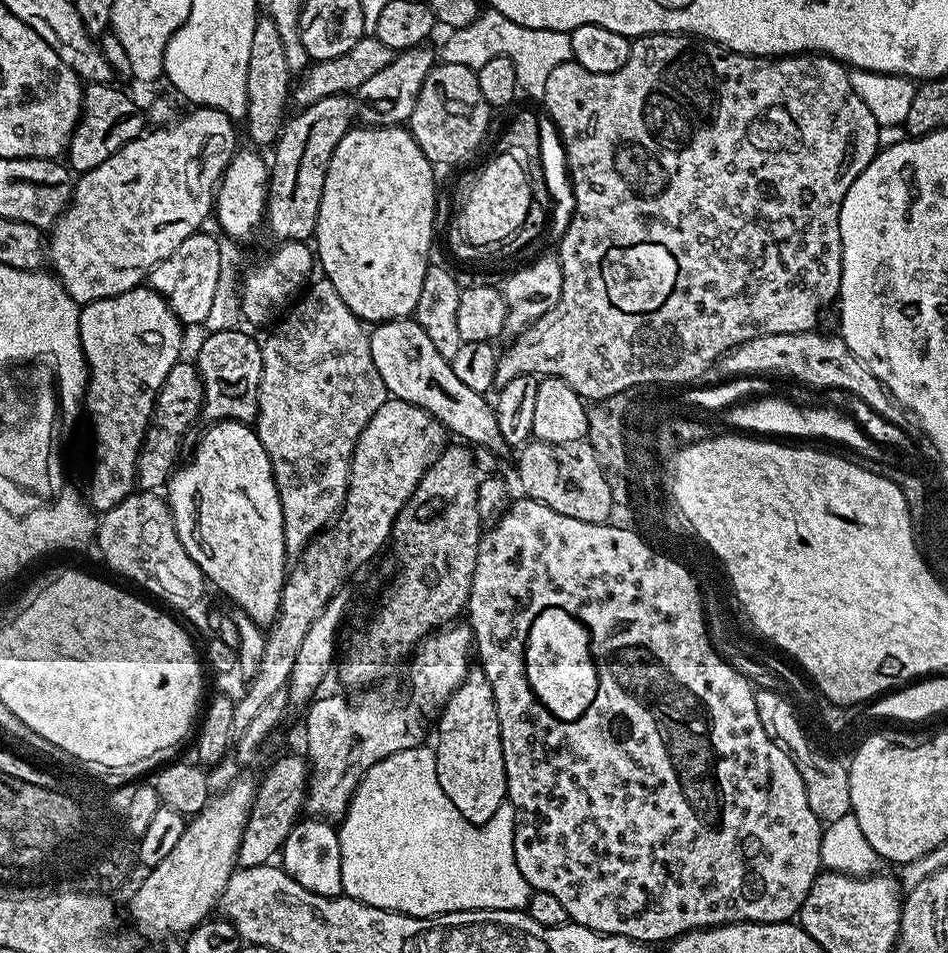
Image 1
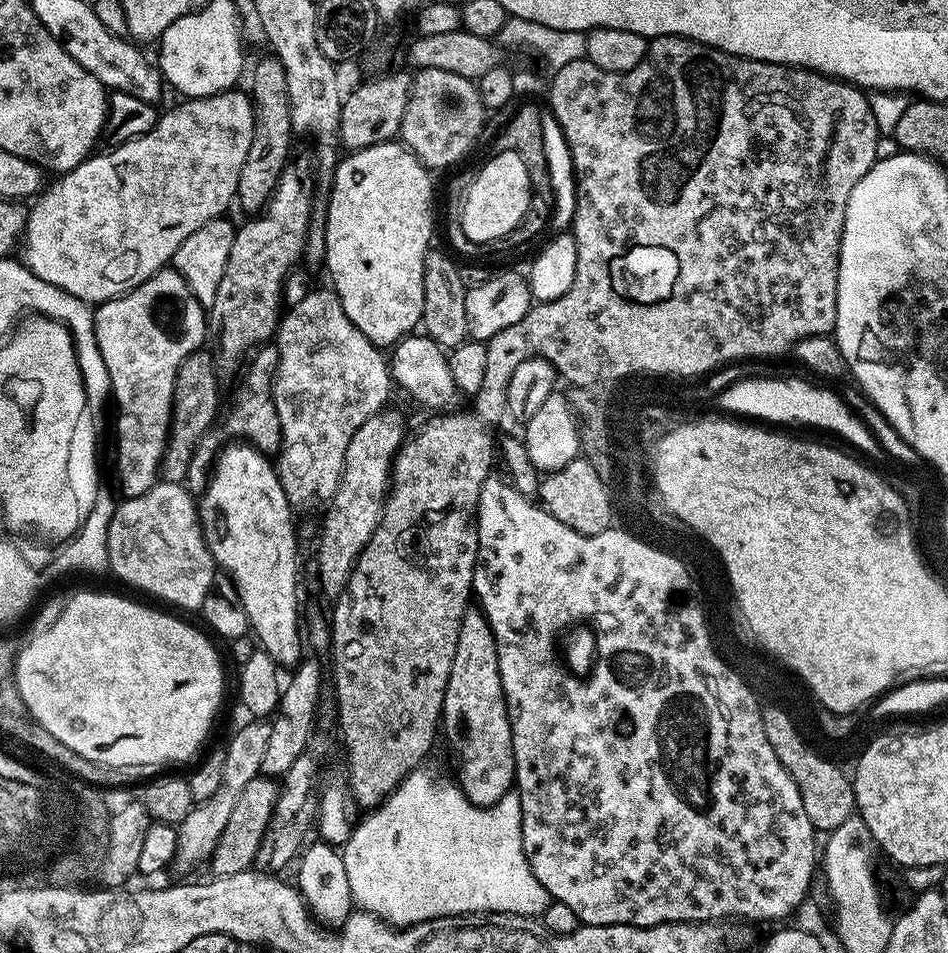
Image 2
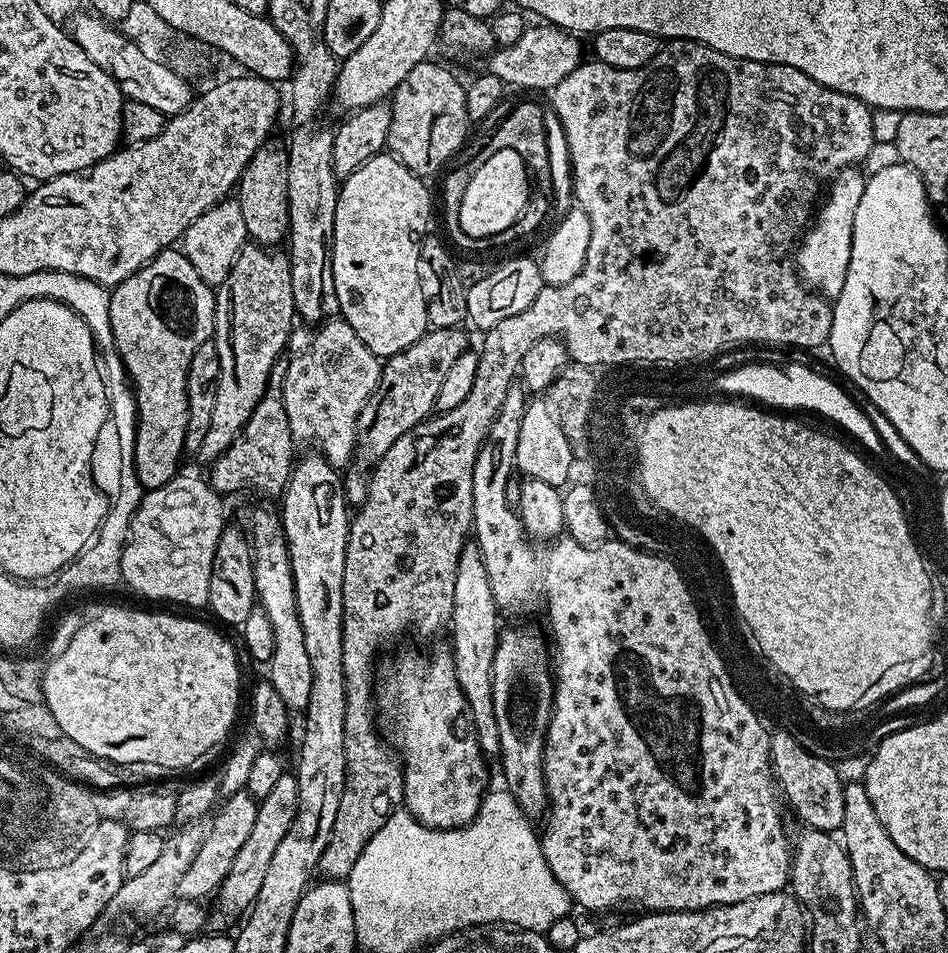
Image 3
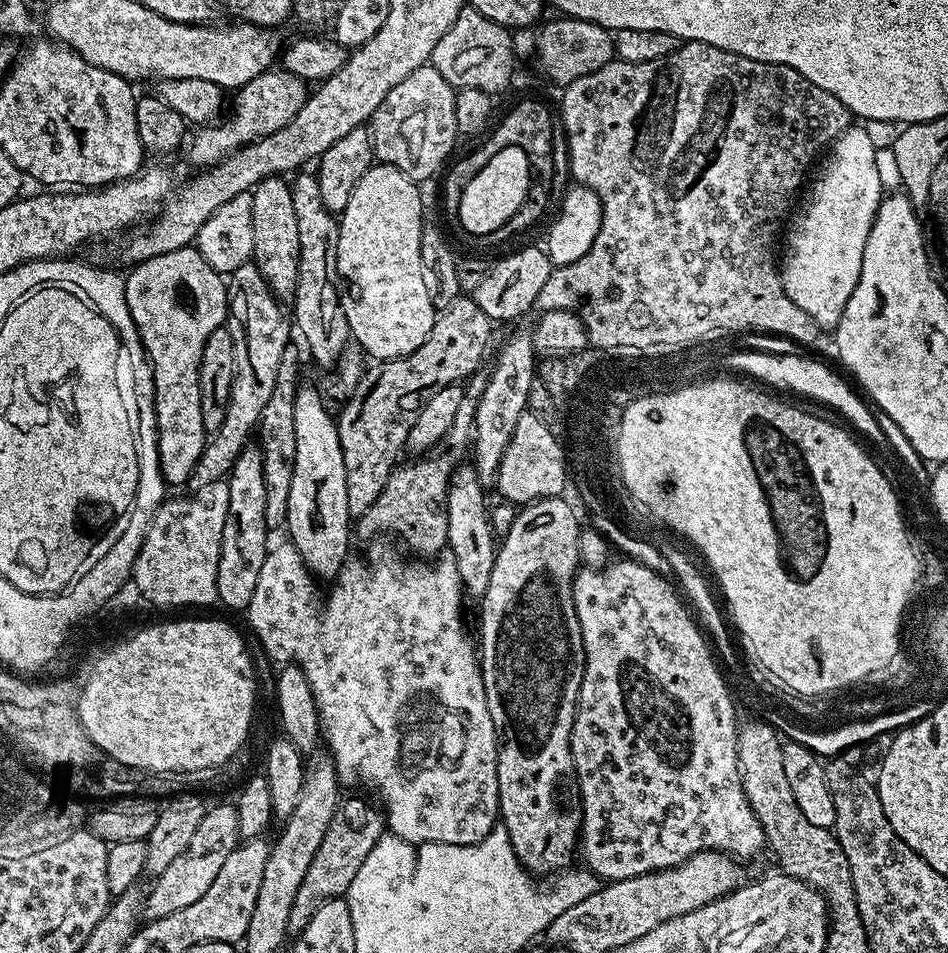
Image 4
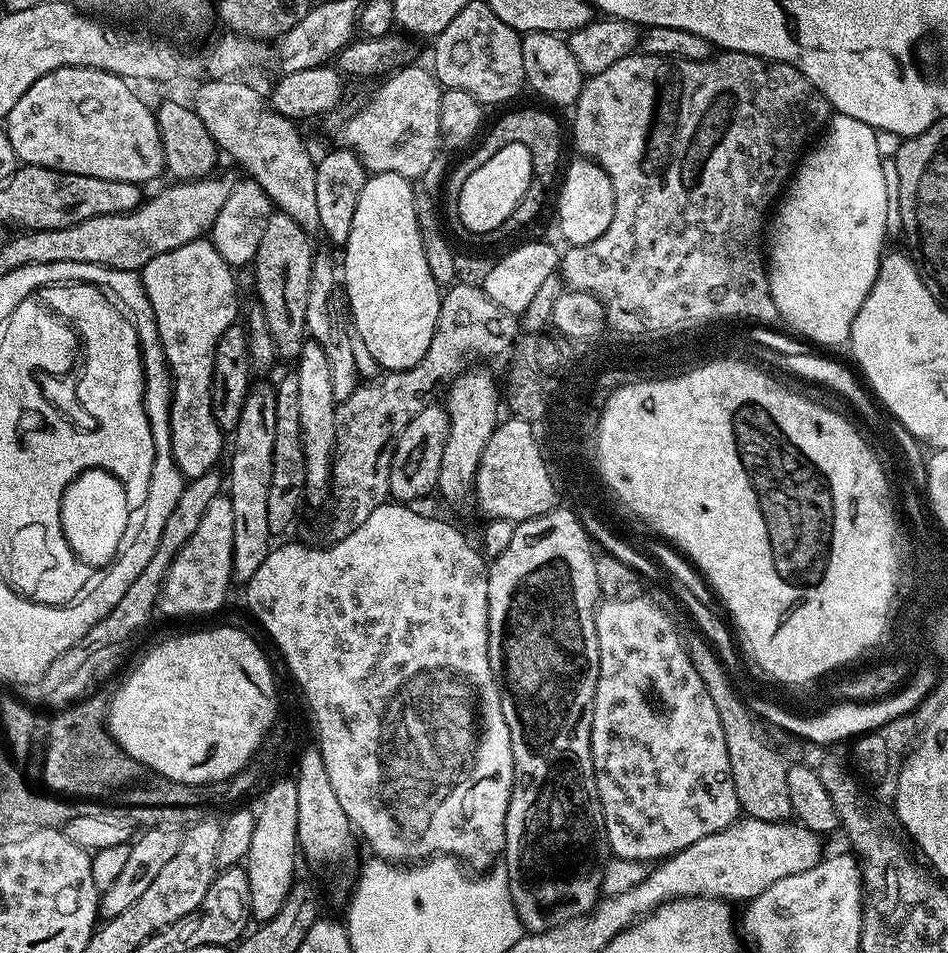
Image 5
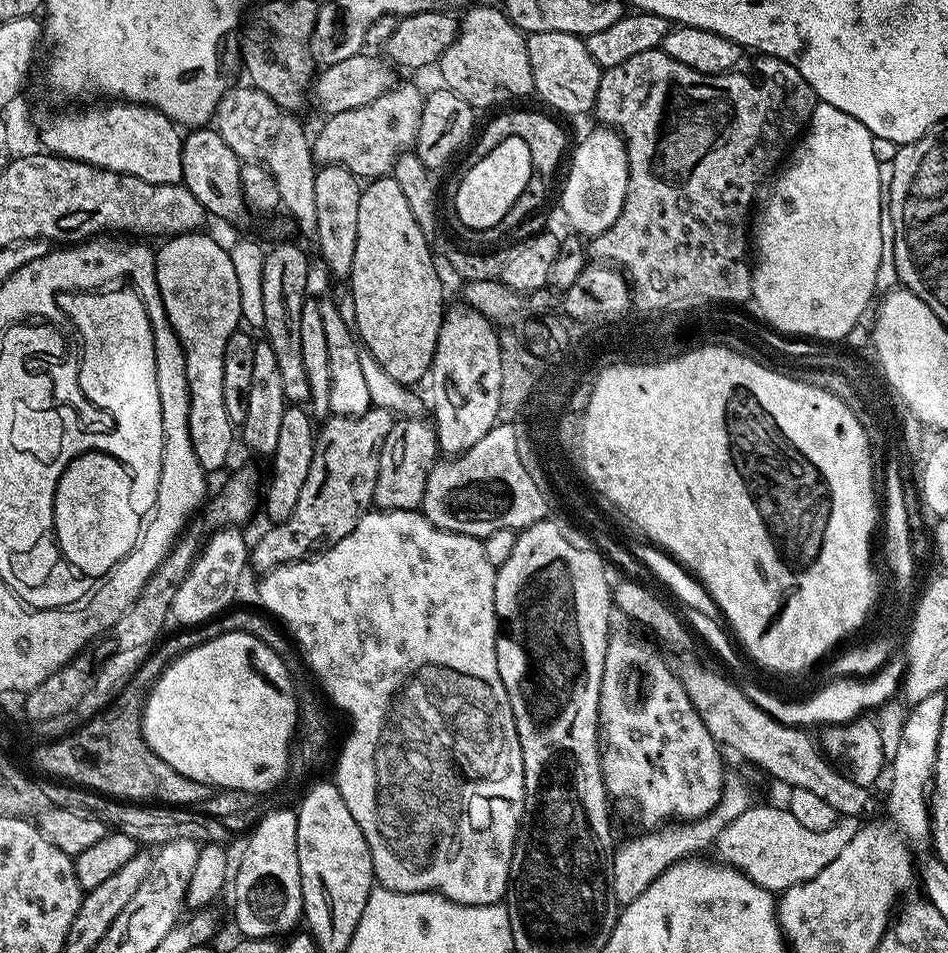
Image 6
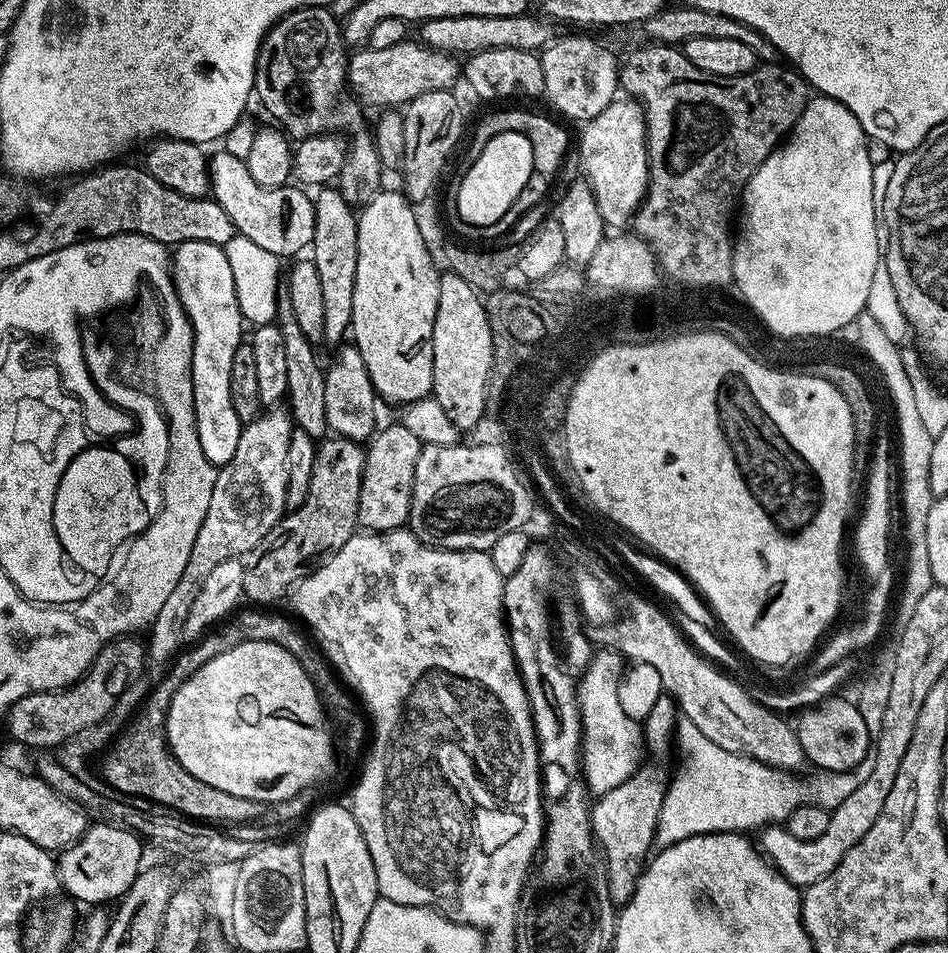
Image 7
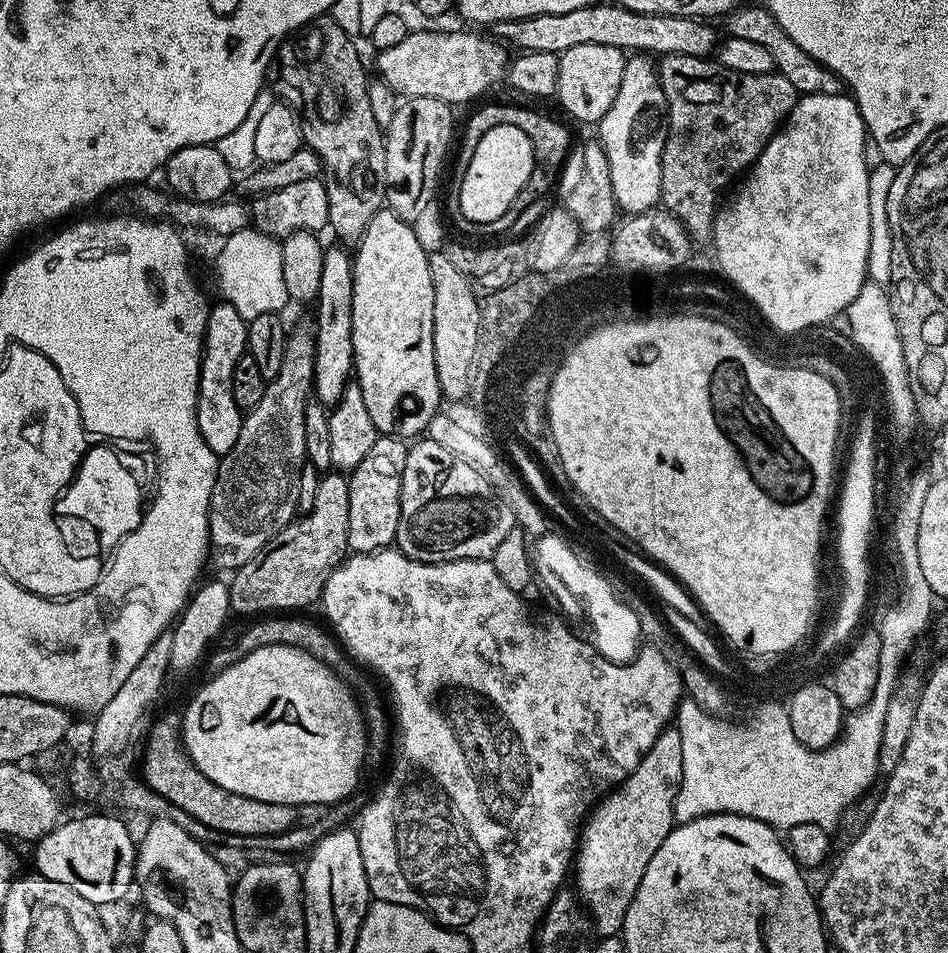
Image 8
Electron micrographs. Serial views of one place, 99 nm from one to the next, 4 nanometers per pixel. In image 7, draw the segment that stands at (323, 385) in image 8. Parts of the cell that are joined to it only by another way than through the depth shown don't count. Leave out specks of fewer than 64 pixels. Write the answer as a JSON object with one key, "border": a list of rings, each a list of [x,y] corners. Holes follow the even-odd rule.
{"border":[[[324,186],[317,192],[320,193],[315,193],[314,196],[314,238],[310,245],[310,259],[318,270],[322,299],[326,305],[324,338],[329,345],[332,343],[332,346],[336,346],[349,335],[352,326],[354,282],[358,274],[358,226],[356,225],[358,216],[353,205],[348,204],[346,198],[342,198],[339,187]]]}

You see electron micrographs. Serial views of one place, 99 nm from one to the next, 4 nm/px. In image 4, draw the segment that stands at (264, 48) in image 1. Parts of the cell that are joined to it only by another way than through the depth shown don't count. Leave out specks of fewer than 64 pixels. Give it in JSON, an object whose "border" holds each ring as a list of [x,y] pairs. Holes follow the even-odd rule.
{"border":[[[283,175],[267,176],[251,191],[254,202],[254,250],[252,260],[257,270],[266,278],[270,290],[281,305],[291,305],[296,296],[298,282],[298,218],[294,214],[292,185]]]}

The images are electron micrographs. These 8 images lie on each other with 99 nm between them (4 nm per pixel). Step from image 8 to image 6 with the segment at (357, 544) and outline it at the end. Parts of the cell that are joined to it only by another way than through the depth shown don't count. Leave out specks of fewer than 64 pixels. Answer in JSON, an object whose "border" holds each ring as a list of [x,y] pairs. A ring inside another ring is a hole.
{"border":[[[400,418],[393,423],[378,458],[378,482],[374,486],[373,505],[377,509],[417,511],[426,494],[426,478],[438,460],[436,429],[424,418]]]}

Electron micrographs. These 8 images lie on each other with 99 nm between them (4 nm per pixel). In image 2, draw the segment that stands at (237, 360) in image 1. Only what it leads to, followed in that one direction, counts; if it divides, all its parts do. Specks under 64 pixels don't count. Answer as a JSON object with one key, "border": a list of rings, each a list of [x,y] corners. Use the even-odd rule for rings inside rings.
{"border":[[[268,342],[255,349],[254,355],[247,361],[242,375],[239,377],[240,385],[237,386],[236,393],[232,396],[232,409],[229,410],[224,425],[222,425],[222,420],[219,427],[209,428],[206,434],[202,434],[202,438],[198,438],[198,446],[194,446],[194,455],[190,457],[190,466],[186,469],[186,478],[184,479],[184,484],[189,492],[202,494],[208,489],[212,470],[216,467],[216,458],[222,447],[220,432],[224,436],[229,436],[227,438],[229,441],[250,444],[262,453],[279,453],[282,426],[278,422],[278,410],[274,410],[274,398],[272,397],[272,383],[277,366],[278,350],[275,343]]]}

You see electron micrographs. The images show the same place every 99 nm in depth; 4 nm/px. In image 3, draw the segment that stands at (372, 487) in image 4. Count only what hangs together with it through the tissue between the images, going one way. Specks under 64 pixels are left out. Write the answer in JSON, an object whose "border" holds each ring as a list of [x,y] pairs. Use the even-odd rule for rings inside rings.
{"border":[[[463,327],[432,328],[425,332],[414,346],[387,357],[380,369],[380,381],[374,394],[366,402],[356,423],[356,452],[364,460],[375,462],[414,426],[433,415],[438,390],[454,362],[469,347],[468,336]]]}

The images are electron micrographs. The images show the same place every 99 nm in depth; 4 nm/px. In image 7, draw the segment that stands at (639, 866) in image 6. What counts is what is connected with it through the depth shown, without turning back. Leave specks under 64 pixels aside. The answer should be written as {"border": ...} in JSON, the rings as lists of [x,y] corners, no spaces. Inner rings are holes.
{"border":[[[680,718],[676,721],[676,744],[684,751],[684,772],[676,777],[671,777],[664,793],[662,810],[658,814],[658,826],[656,827],[656,844],[667,846],[674,842],[682,842],[691,836],[698,834],[710,834],[711,832],[742,832],[751,833],[751,828],[763,830],[769,826],[780,826],[787,821],[794,810],[803,804],[817,804],[829,810],[836,808],[842,802],[846,802],[849,794],[854,794],[866,778],[870,778],[872,769],[871,759],[863,760],[859,766],[851,772],[825,772],[815,773],[816,780],[803,780],[800,774],[784,771],[780,768],[772,768],[754,757],[731,753],[716,746],[714,742],[706,738],[701,730],[694,726],[694,722]]]}

